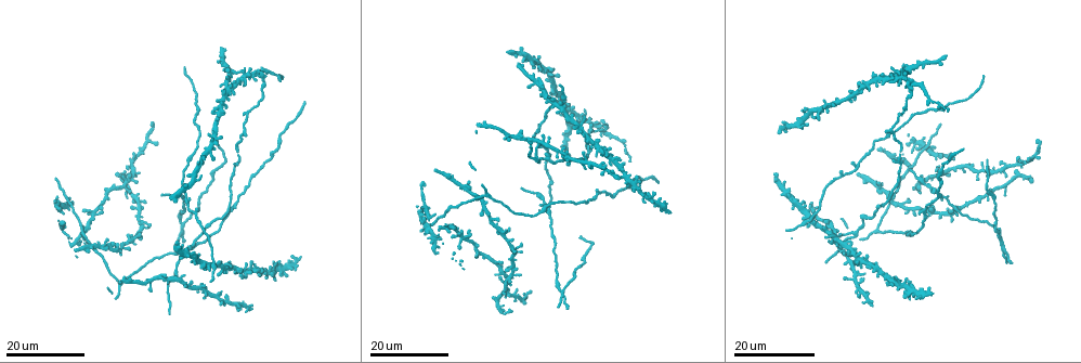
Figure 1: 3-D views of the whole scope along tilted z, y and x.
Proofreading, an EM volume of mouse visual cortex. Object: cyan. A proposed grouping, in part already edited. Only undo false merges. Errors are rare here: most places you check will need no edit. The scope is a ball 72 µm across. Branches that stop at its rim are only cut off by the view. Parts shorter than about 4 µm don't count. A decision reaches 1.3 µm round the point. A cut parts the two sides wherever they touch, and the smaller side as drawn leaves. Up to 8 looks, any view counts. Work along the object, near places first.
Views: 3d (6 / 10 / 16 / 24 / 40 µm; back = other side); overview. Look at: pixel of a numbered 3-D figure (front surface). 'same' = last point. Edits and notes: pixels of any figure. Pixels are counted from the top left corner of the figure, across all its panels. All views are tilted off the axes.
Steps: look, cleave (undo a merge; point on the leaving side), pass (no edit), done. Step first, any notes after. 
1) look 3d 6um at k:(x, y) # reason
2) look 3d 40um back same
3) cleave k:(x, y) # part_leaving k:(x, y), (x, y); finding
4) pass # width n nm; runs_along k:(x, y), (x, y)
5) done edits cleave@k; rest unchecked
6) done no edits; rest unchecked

look 3d 16um at 1:(142, 222) # three-way junction

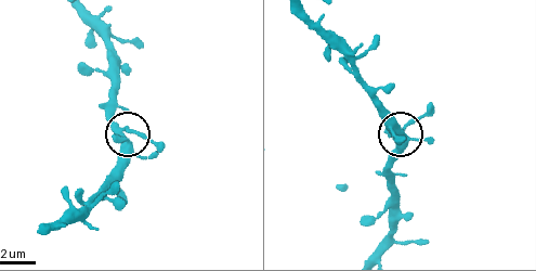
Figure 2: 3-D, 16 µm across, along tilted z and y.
look 3d 10um at 2:(130, 129)

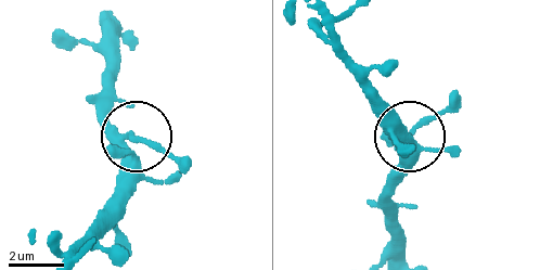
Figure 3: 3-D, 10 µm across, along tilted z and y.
look 3d 6um at 3:(134, 138)

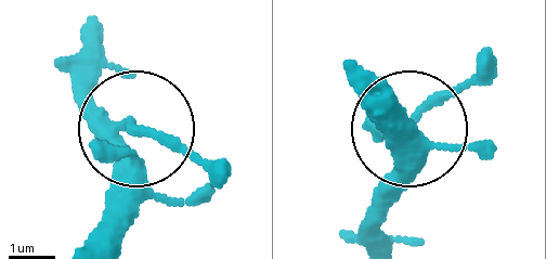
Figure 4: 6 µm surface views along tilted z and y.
pass # all the same neuron

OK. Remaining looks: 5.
look 3d 24um at 1:(91, 213) # looks like a crossing

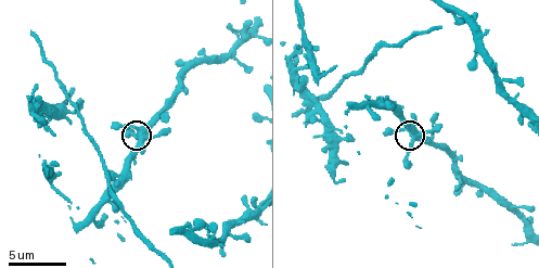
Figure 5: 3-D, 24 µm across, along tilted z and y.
look 3d 6um at 5:(142, 141)

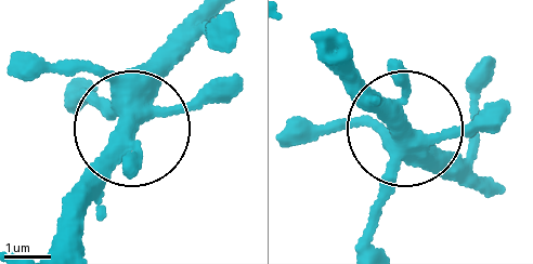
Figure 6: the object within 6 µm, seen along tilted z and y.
look 3d 6um back at 6:(131, 122)

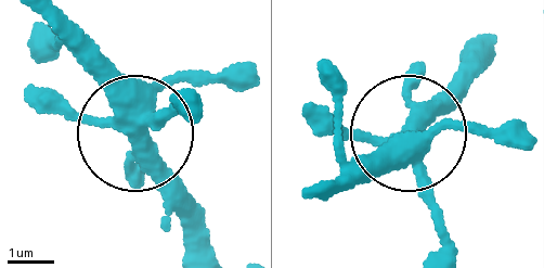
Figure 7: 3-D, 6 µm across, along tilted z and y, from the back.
pass # width 390 nm; one neuron here

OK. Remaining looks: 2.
look 3d 16um at 1:(1002, 240) # three arms meet

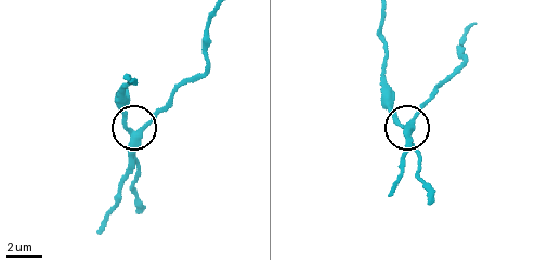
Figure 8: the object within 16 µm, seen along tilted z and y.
look 3d 10um at 8:(408, 126)

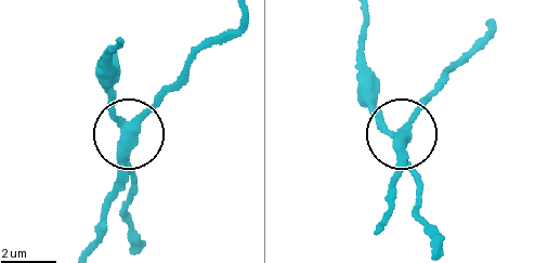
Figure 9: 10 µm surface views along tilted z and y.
cleave 9:(112, 100) # a second neuron is stuck on

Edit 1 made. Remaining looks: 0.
done edits cleave@9; rest unchecked

